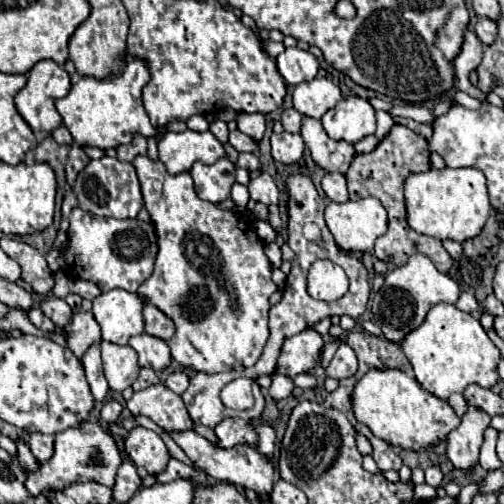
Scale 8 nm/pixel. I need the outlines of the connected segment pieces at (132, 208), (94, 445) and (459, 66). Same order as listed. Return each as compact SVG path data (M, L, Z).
M103 157L97 161L89 161L89 165L77 175L73 191L77 195L77 205L93 215L115 217L115 219L135 219L139 209L143 207L141 185L135 173L133 163L119 161L115 157Z
M83 421L79 427L65 429L55 435L55 453L47 463L39 463L39 471L27 473L29 479L25 487L29 487L31 495L39 495L43 489L63 489L71 483L97 481L105 487L113 487L115 471L121 465L121 453L117 449L115 439L107 433L99 423Z
M467 31L463 47L461 47L461 53L453 61L453 65L455 65L456 82L459 83L459 86L456 87L485 103L487 102L486 94L469 81L469 73L473 69L477 69L479 63L481 63L481 53L483 53L483 43L477 39L475 33Z

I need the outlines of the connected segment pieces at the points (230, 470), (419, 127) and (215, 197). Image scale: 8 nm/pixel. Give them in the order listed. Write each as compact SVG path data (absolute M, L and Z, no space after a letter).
M193 429L171 431L169 437L185 451L185 455L195 463L195 467L205 471L209 477L213 477L217 481L227 481L227 483L233 483L233 485L239 485L245 489L253 489L255 493L271 493L271 489L273 489L273 463L271 463L271 459L261 455L257 451L257 447L239 443L231 449L217 449L213 443L209 443L205 437L201 437Z
M395 117L395 123L401 123L401 125L405 125L405 127L409 127L409 129L413 129L417 135L421 135L421 137L425 137L425 139L429 139L431 137L431 125L423 125L423 123L417 123L417 121L413 121L413 119L403 119L403 117Z
M223 157L213 165L205 165L197 161L191 167L191 177L195 181L195 191L201 199L209 203L219 203L231 197L231 187L235 183L235 165Z

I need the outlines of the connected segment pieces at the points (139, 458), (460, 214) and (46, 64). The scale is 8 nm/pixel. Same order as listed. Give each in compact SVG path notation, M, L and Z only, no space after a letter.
M141 425L133 427L125 437L125 453L137 467L145 467L147 473L157 475L165 471L169 463L169 451L159 433L149 431Z
M429 169L425 173L413 173L405 181L405 203L409 225L423 235L435 239L467 241L481 233L487 217L493 213L489 203L485 175L477 169Z
M49 59L39 61L29 71L27 85L15 95L17 111L21 113L21 117L29 123L29 127L33 131L53 131L61 125L61 115L55 109L55 99L67 95L69 89L71 89L71 79L69 79L69 73L63 67L59 67L55 61L49 61Z

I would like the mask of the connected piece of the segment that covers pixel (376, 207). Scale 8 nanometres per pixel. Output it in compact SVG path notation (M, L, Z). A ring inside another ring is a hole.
M373 197L329 203L325 209L325 221L335 243L345 251L371 253L375 239L387 231L387 211Z

